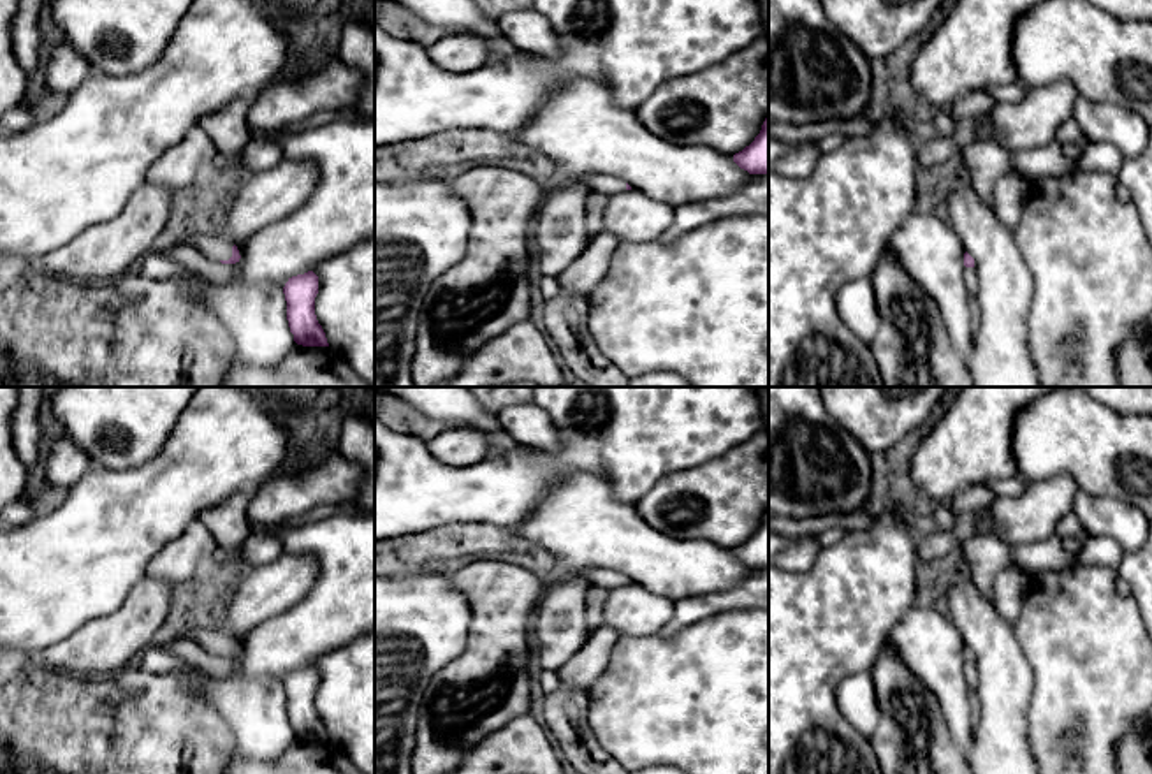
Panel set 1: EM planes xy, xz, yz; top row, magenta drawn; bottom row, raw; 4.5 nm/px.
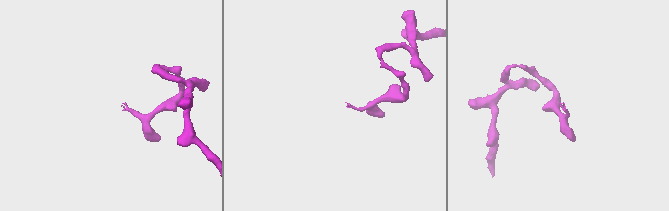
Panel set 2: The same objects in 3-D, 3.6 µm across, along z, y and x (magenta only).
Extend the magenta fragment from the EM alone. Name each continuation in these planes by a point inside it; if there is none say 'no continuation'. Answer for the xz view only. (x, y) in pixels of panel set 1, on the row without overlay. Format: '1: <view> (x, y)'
1: xz (600, 577)

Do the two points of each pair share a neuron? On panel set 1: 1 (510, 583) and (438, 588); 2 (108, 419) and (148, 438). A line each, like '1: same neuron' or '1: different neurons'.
1: different neurons
2: same neuron

